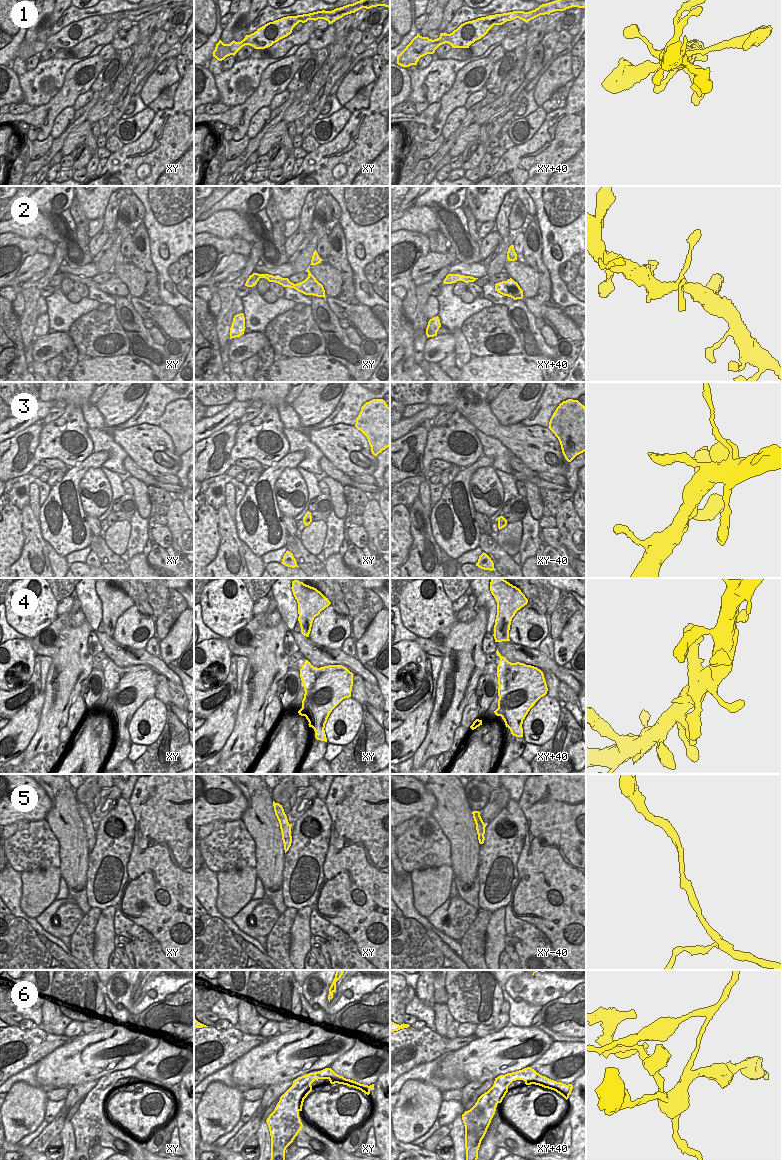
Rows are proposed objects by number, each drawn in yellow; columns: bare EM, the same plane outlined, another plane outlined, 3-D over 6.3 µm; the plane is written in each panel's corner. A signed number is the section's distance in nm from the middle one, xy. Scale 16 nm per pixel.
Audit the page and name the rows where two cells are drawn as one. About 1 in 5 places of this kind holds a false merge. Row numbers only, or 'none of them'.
6

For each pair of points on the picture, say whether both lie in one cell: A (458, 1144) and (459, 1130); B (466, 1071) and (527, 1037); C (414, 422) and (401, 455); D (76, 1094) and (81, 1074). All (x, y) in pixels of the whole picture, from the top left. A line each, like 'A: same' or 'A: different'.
A: same
B: same
C: different
D: different

